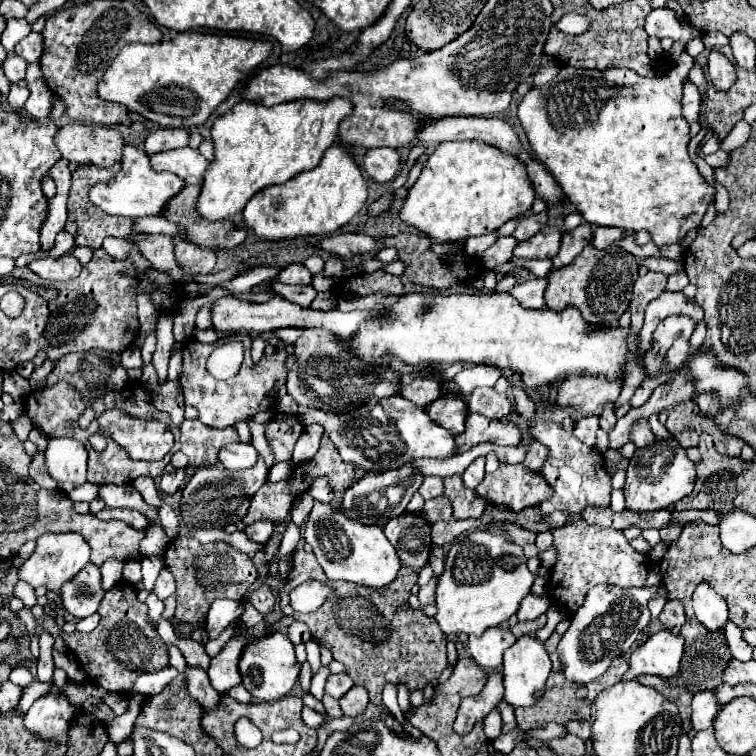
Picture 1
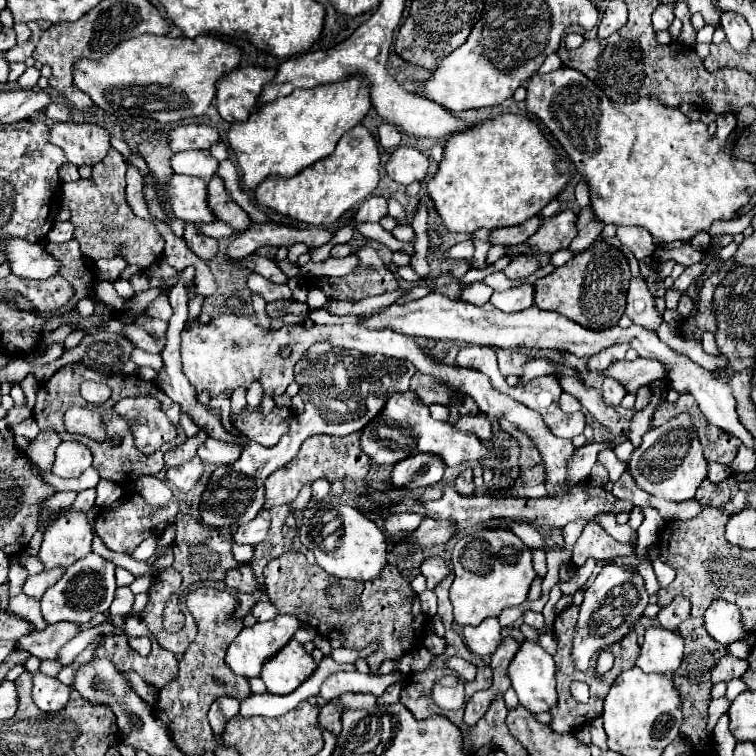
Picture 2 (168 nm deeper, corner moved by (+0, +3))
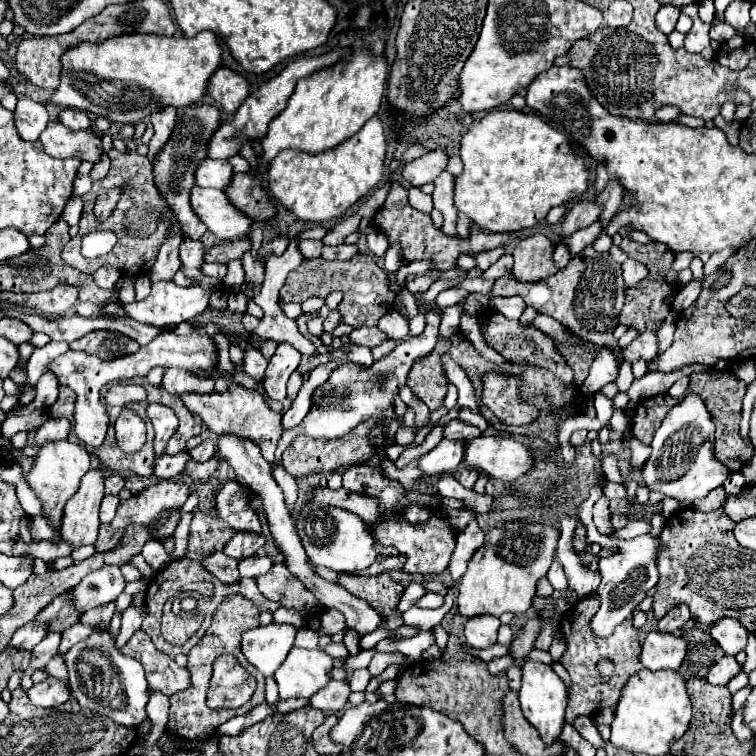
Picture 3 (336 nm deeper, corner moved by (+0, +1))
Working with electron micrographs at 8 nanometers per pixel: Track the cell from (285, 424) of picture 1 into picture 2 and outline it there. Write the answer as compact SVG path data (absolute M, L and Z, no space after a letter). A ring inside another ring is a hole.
M275 407L271 411L271 415L263 417L259 409L255 409L255 411L245 409L241 415L231 417L231 421L241 433L251 437L259 445L273 447L279 443L283 433L287 433L287 429L291 425L291 411Z

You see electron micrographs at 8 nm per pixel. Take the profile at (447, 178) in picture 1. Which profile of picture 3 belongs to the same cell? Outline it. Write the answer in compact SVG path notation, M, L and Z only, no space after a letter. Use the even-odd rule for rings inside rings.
M521 111L487 113L463 135L461 159L465 169L455 179L455 205L491 233L533 227L549 209L583 195L589 181L585 157L577 157L569 137Z

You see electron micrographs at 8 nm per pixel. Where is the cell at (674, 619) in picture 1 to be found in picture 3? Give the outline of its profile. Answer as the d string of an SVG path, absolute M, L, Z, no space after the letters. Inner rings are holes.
M677 605L673 607L661 621L659 621L659 631L673 633L681 629L689 621L689 607L687 605Z

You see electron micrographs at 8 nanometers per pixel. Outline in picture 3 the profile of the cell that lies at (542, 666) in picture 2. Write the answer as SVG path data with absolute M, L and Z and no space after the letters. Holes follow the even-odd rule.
M527 661L523 665L523 685L519 691L521 709L525 719L539 731L539 737L545 745L557 743L561 729L565 725L565 707L567 707L567 689L563 681L555 675L555 671L549 665L543 663L531 663Z

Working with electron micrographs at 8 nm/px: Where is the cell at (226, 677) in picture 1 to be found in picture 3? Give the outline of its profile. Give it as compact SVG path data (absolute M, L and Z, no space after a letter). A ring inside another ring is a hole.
M271 623L243 635L243 653L265 677L273 677L293 647L297 629L293 625Z

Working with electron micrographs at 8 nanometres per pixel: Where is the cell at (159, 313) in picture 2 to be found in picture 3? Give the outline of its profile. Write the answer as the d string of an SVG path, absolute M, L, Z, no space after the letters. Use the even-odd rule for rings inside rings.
M173 281L153 283L151 295L145 301L127 303L127 317L149 325L177 325L191 321L209 307L211 293L203 287L177 287Z

